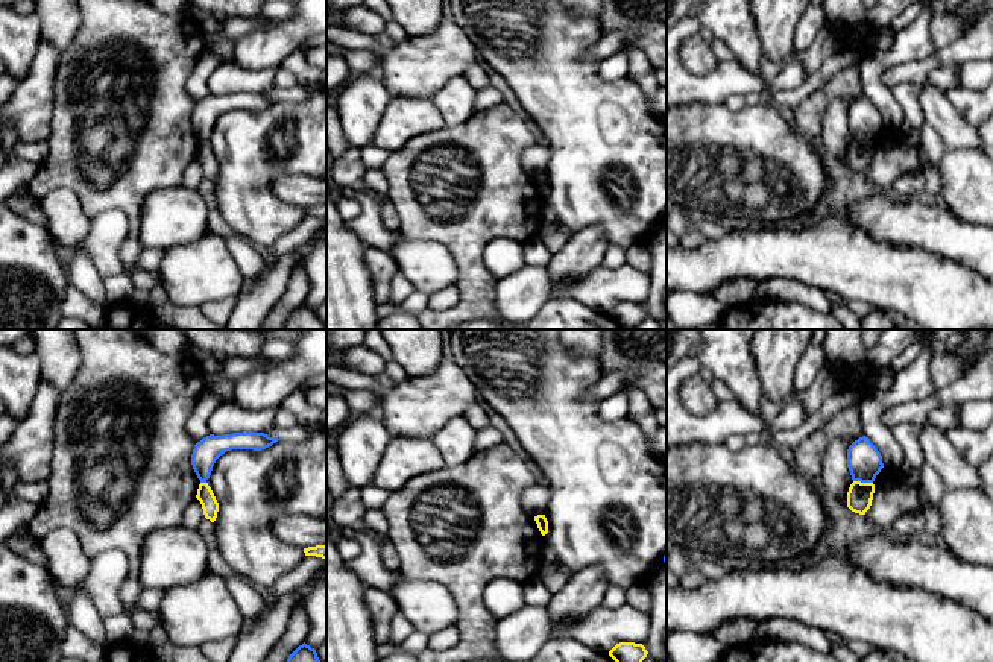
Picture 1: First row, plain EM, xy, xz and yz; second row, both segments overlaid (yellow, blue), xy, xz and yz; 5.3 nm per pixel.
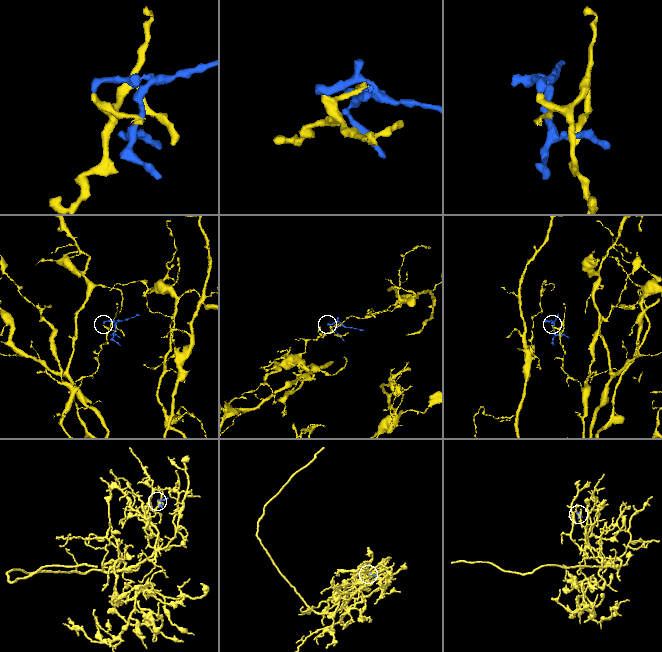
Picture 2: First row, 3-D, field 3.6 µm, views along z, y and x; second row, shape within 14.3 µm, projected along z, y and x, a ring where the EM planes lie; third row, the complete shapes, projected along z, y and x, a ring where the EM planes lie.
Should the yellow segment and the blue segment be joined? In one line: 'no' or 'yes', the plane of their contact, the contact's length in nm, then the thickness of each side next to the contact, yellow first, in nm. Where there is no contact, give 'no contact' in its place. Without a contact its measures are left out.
no; contact in yz; length 110 nm; calibres 140 and 190 nm

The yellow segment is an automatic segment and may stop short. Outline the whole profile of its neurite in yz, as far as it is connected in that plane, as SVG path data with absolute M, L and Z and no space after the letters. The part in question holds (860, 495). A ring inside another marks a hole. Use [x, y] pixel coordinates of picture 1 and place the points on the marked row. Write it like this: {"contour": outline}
{"contour": "M853 481L847 492L847 507L855 513L865 515L872 506L873 493L873 483Z"}

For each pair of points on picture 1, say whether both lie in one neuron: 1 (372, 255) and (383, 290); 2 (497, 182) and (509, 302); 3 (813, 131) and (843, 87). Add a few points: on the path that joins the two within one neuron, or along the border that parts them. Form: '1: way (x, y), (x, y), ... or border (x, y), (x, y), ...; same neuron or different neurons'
1: way (381, 264), (381, 281); same neuron
2: border (498, 280), (495, 289), (497, 313); different neurons
3: way (813, 119), (813, 110), (831, 91); same neuron

